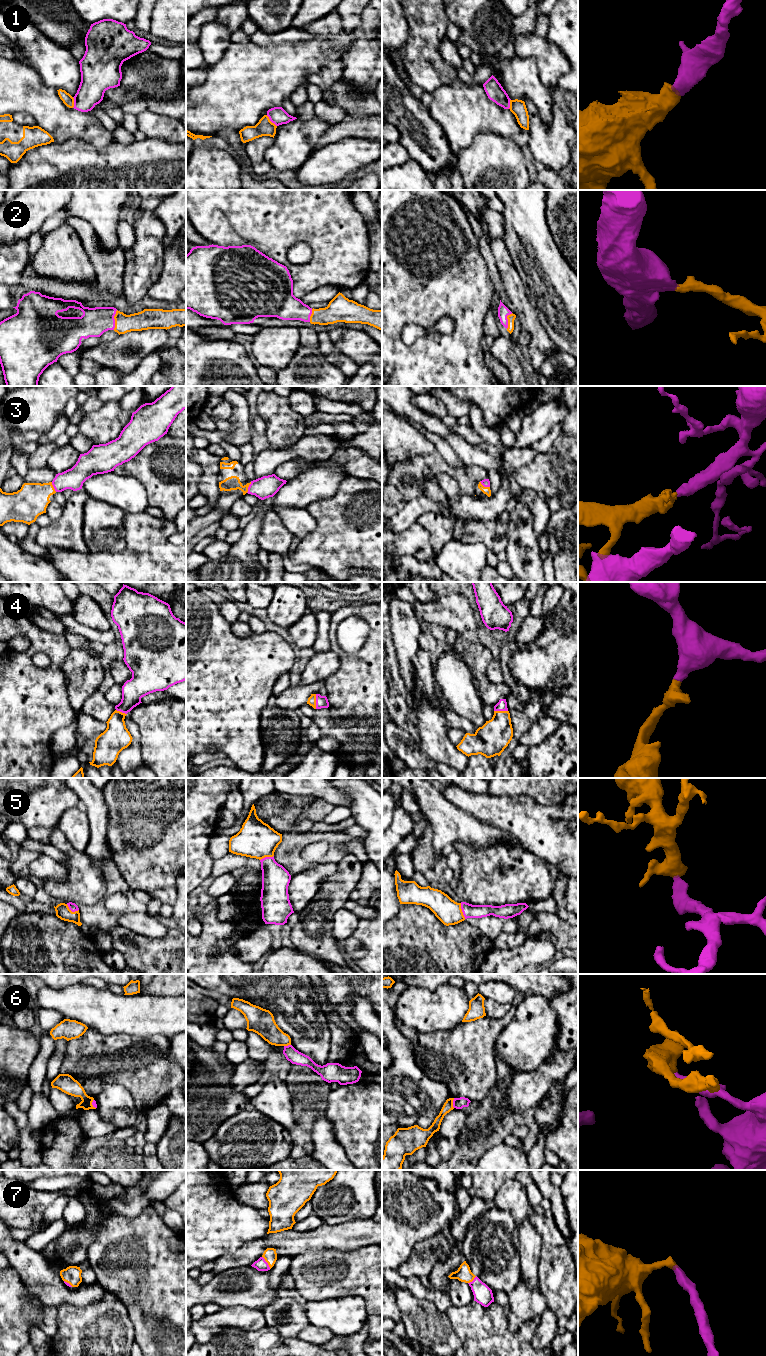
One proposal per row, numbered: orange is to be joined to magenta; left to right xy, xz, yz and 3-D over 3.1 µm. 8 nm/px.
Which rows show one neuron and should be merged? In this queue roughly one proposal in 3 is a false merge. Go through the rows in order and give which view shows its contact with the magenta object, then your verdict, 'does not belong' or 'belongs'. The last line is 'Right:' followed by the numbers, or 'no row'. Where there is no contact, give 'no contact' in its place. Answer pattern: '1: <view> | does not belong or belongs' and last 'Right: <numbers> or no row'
1: xz | belongs
2: xy | belongs
3: xz | belongs
4: xz | belongs
5: yz | belongs
6: yz | does not belong
7: xz | belongs
Right: 1, 2, 3, 4, 5, 7

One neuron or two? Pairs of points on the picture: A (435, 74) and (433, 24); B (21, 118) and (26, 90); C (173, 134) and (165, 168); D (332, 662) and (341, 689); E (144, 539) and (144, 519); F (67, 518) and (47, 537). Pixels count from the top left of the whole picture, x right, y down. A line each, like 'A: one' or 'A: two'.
A: one
B: two
C: two
D: two
E: one
F: one

